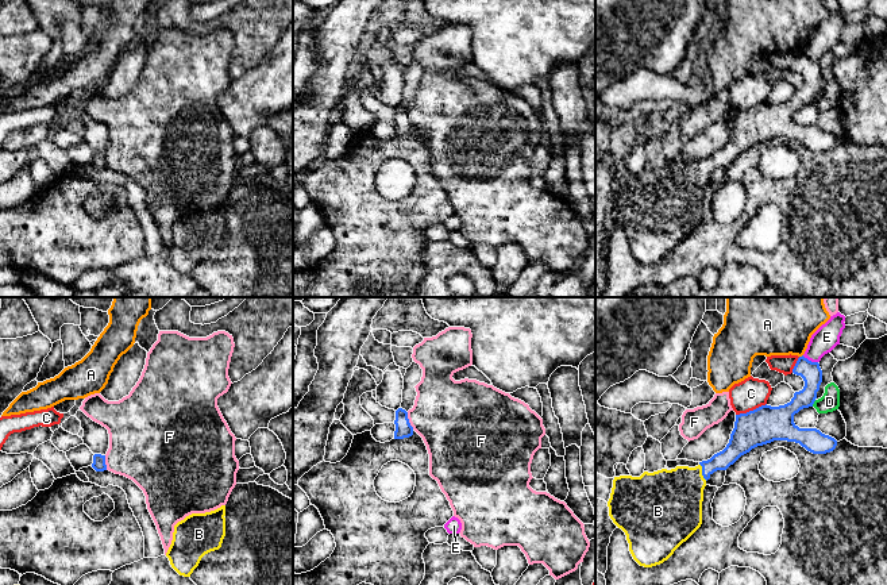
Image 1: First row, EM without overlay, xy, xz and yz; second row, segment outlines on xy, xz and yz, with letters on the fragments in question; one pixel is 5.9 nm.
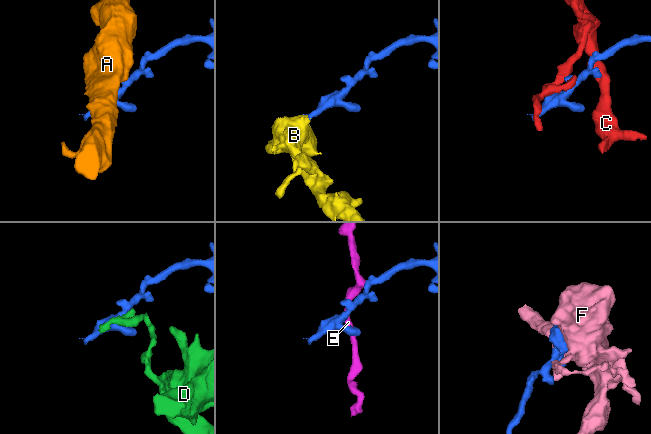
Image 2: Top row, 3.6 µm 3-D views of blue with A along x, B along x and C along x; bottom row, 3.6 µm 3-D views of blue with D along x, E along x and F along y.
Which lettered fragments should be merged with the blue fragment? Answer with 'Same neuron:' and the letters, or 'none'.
Same neuron: B

